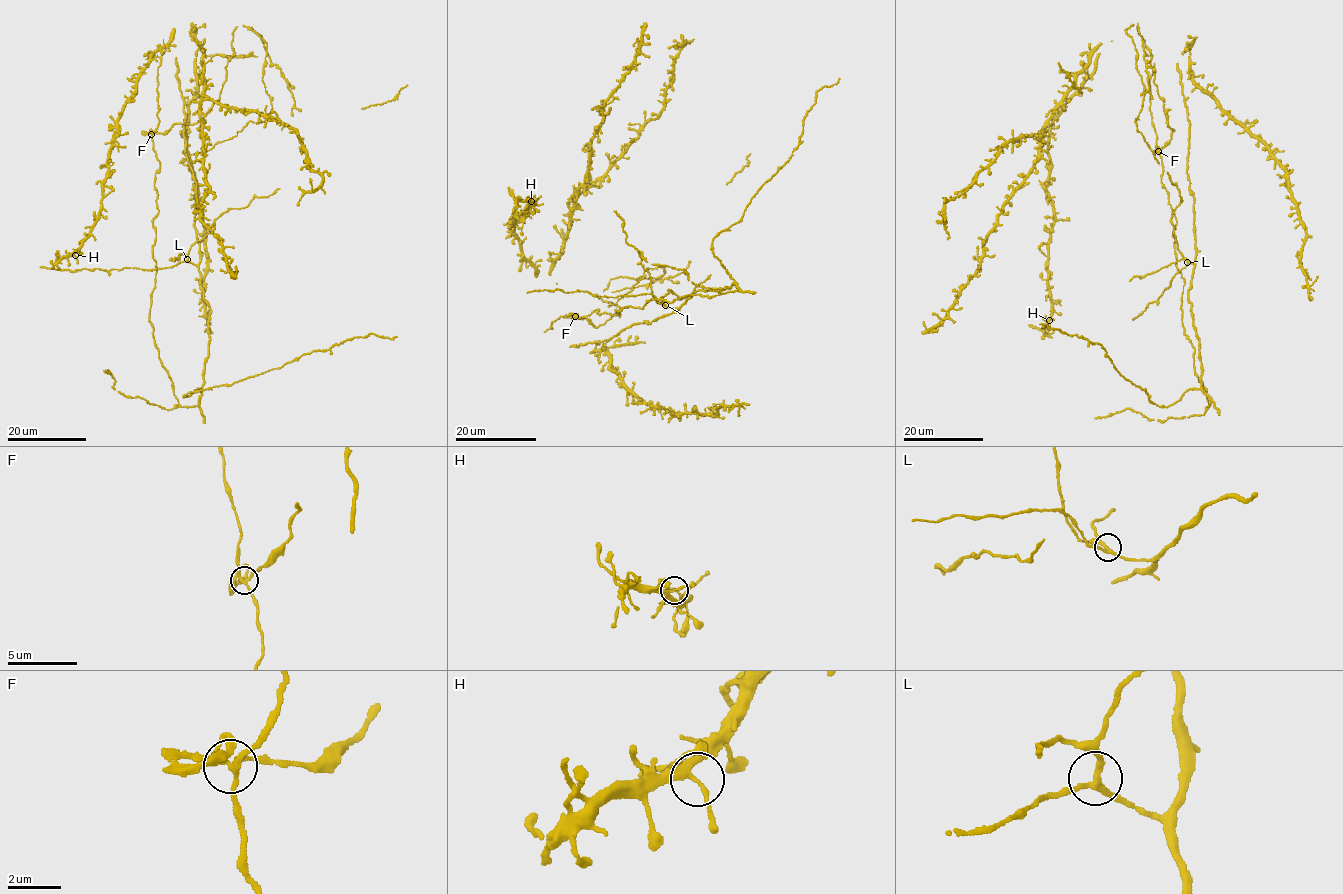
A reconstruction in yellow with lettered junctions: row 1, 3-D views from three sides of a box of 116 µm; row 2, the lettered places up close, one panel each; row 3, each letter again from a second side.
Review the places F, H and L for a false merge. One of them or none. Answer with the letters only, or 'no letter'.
F

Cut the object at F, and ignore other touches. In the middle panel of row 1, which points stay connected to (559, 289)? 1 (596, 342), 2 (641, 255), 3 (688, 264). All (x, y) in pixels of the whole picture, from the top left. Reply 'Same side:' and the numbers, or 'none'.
Same side: 1, 2

